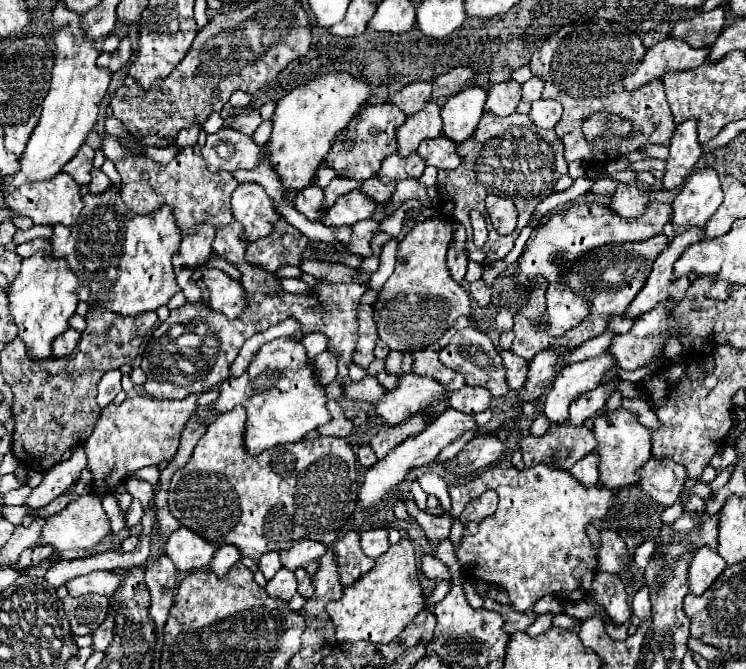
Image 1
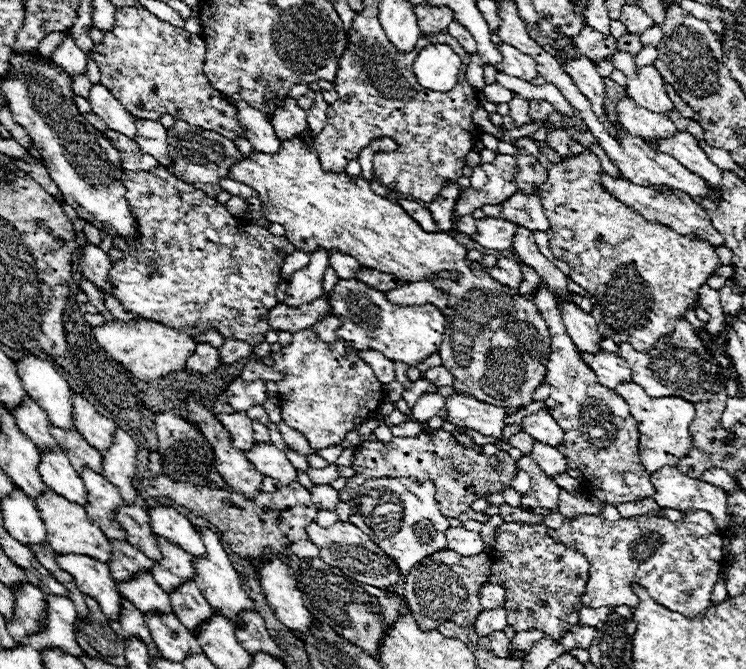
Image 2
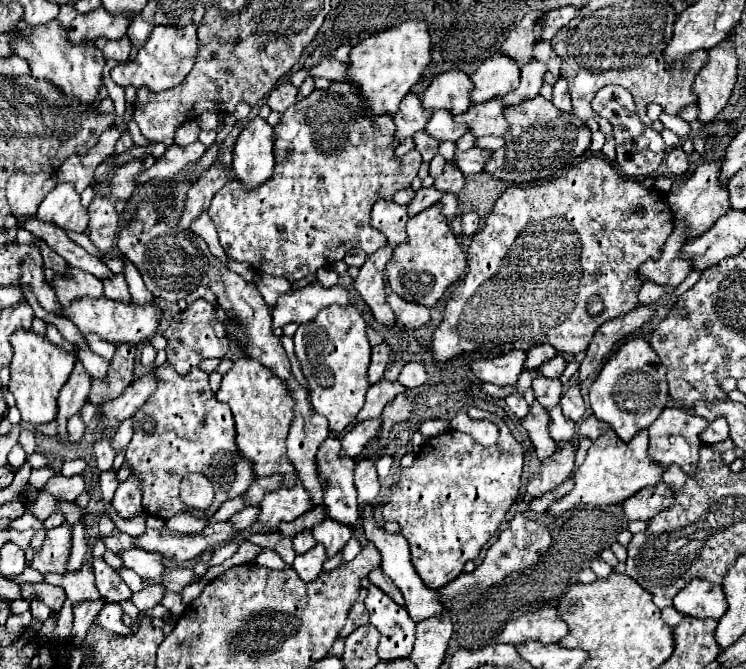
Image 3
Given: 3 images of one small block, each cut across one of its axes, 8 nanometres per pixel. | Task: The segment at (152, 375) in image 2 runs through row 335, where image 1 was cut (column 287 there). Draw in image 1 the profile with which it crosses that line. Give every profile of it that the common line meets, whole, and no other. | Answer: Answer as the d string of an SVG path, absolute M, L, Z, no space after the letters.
M330 72L322 78L314 78L312 82L304 84L304 86L296 86L292 92L288 92L284 98L278 100L276 110L274 110L274 128L272 128L272 136L268 140L268 144L264 146L262 154L266 154L270 150L270 160L274 170L280 174L282 182L286 188L292 190L302 190L306 188L312 178L314 172L318 170L318 166L322 164L322 160L326 158L326 154L330 152L332 144L336 142L336 136L340 132L344 132L344 128L348 126L348 122L358 114L358 110L366 104L370 96L370 84L366 78L362 76L352 76L350 72Z

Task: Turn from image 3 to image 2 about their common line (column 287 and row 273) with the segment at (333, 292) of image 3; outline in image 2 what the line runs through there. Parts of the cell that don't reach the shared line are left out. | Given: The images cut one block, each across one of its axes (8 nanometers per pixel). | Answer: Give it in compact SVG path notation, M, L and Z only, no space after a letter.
M316 250L310 254L310 264L302 270L296 270L288 280L288 296L286 304L292 308L298 308L302 304L308 304L324 294L322 280L324 272L328 268L328 252Z

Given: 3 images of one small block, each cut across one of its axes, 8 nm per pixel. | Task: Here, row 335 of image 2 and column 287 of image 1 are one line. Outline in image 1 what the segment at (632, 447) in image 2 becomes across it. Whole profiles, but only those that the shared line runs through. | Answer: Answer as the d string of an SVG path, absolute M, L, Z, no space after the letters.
M300 538L296 544L292 544L290 550L280 550L280 560L282 566L288 570L304 568L308 574L314 574L318 568L318 558L324 554L324 544L310 540L310 538Z

